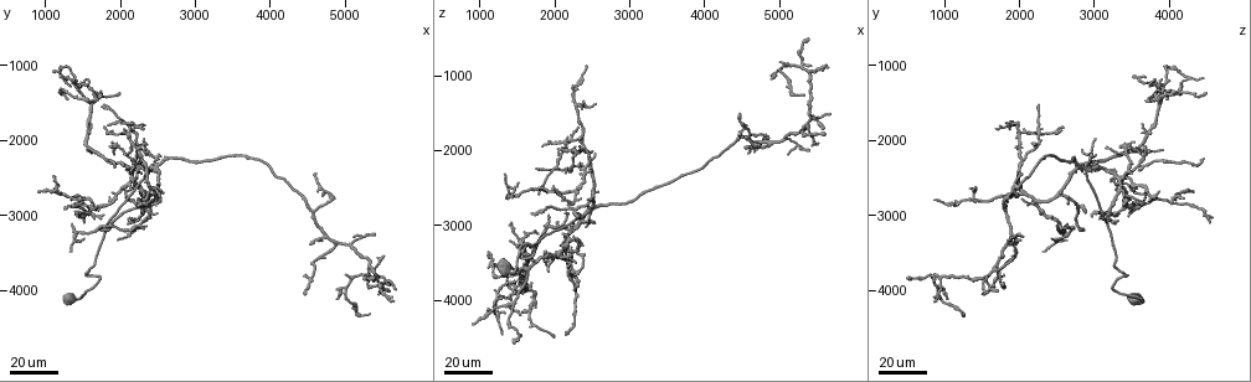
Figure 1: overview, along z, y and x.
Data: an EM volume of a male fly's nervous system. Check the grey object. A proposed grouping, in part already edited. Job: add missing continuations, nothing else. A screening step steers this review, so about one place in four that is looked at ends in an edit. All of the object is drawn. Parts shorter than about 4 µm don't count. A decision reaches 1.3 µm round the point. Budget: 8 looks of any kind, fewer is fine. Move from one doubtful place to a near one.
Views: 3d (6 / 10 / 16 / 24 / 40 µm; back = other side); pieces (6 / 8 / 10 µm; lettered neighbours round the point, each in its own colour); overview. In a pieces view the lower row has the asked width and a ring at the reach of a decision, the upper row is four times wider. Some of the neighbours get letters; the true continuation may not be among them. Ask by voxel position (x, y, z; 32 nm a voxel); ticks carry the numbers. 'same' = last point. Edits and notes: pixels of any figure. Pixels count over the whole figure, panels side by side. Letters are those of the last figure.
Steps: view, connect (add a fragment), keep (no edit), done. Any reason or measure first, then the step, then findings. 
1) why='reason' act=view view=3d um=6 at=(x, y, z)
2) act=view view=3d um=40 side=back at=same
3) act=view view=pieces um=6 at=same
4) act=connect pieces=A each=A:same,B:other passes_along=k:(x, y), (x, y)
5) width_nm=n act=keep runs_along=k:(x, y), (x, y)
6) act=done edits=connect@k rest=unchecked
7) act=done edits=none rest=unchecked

why='thin end' act=view view=3d um=24 at=(2200, 2700, 3500)

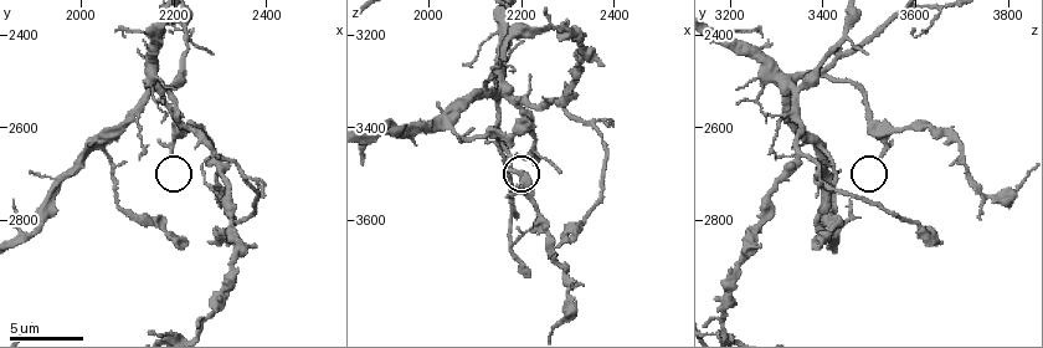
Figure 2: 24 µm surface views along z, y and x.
act=view view=pieces um=10 at=(2190, 2660, 3530)

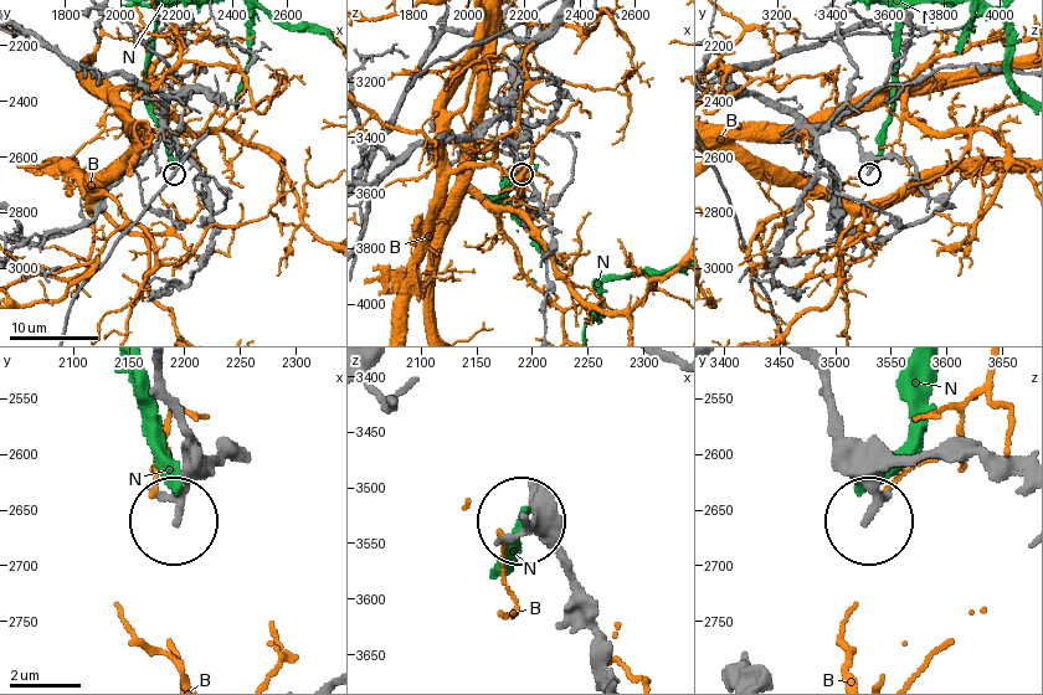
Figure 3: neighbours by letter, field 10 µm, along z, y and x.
act=keep each=B:other,N:other runs_along=3:(159, 374), (180, 436), (174, 523) found='none of them fits'

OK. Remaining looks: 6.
why='tapers out' act=view view=3d um=24 at=(1600, 2100, 3850)

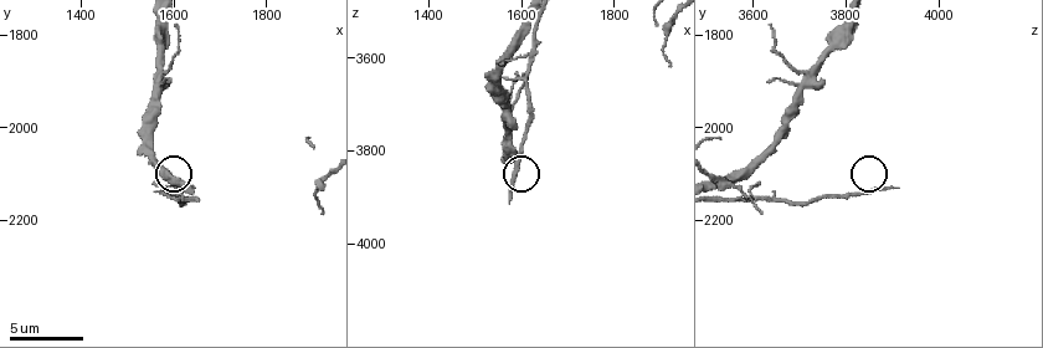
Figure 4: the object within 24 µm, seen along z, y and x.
act=view view=pieces um=6 at=(1570, 2125, 3910)

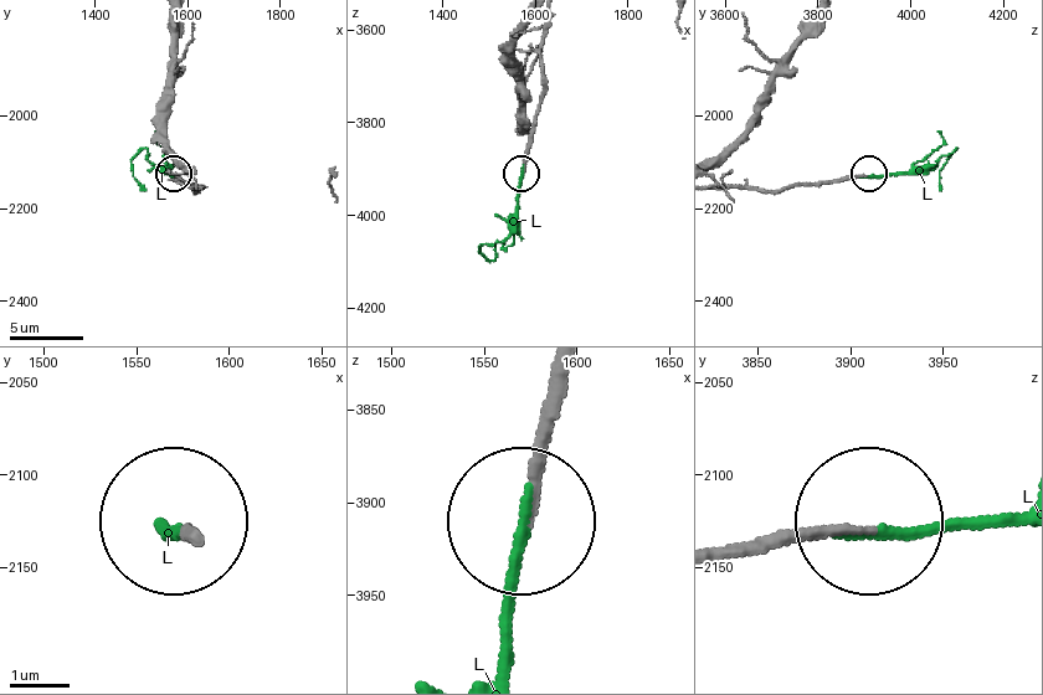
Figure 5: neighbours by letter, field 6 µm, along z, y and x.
act=connect pieces=L each=L:same passes_along=5:(569, 376), (524, 515), (510, 673) found='it goes on there'

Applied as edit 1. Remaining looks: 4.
act=view view=overview

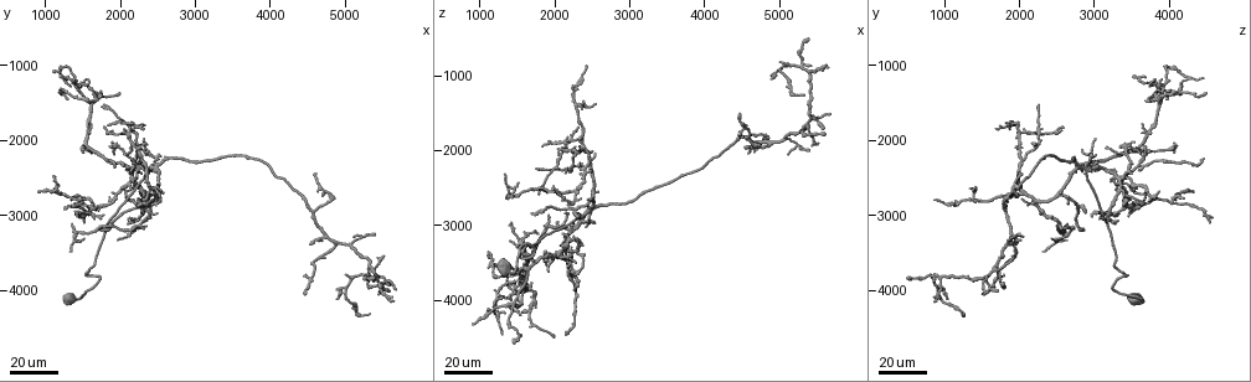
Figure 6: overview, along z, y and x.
why='free end' act=view view=3d um=24 at=(1200, 1100, 3500)

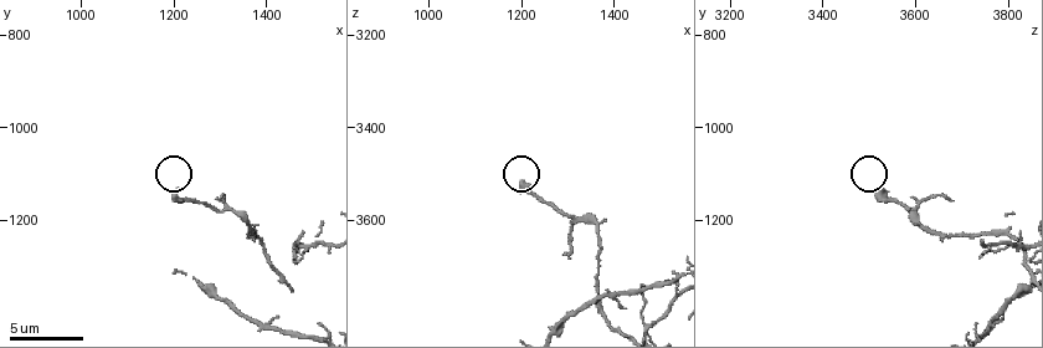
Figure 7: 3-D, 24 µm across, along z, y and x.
act=view view=pieces um=6 at=(1200, 1135, 3525)

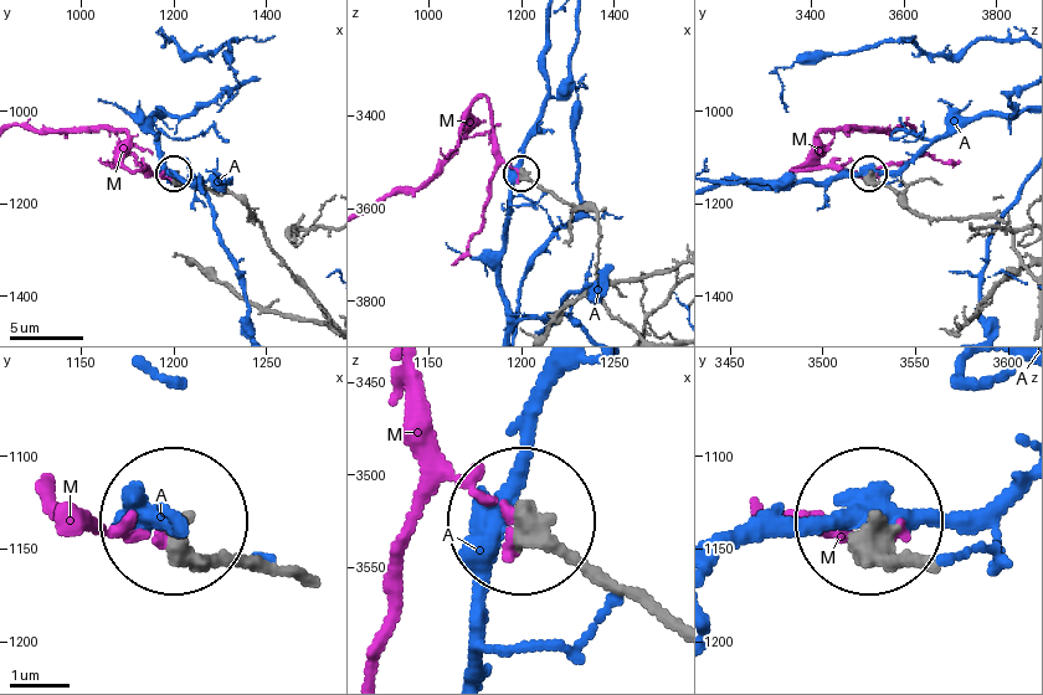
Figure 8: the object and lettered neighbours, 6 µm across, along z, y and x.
act=keep each=A:other,M:other runs_along=8:(662, 626), (519, 531) found='none of them fits'

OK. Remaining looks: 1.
act=done edits=connect@5 rest=unchecked

